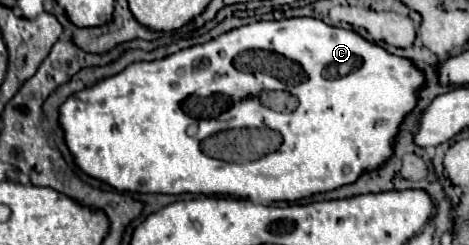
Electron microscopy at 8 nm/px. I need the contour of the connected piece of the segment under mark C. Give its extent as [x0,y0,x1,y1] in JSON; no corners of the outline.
[59,17,423,205]

